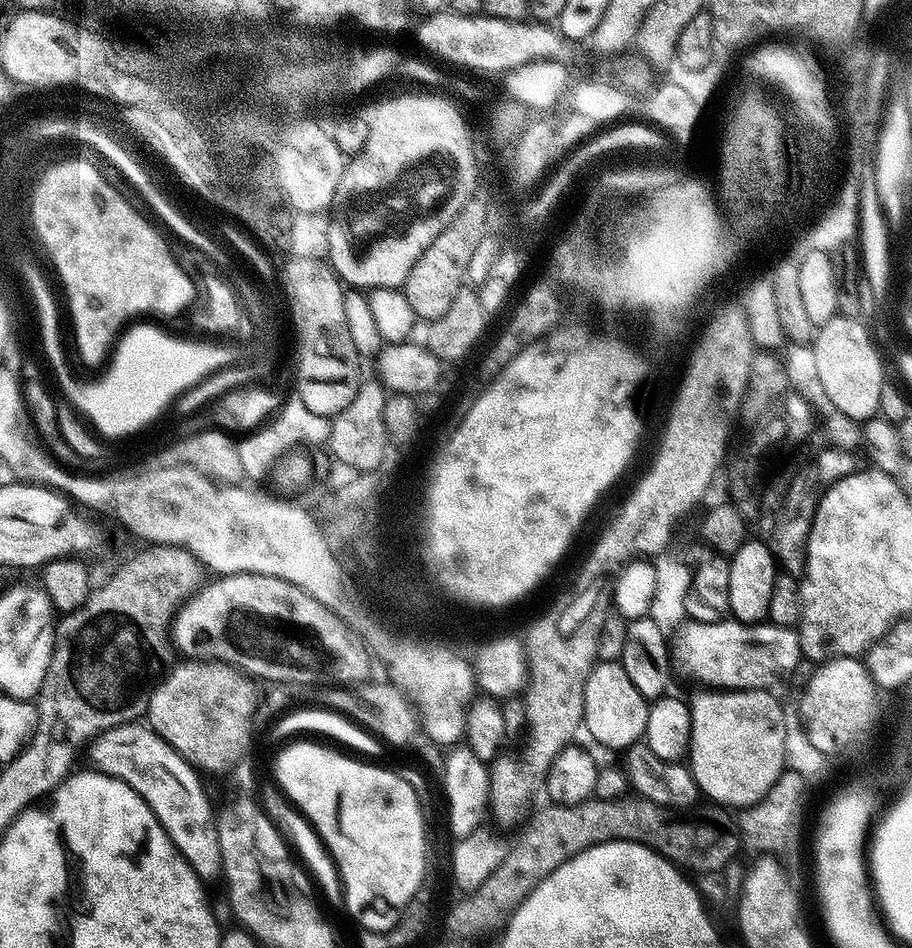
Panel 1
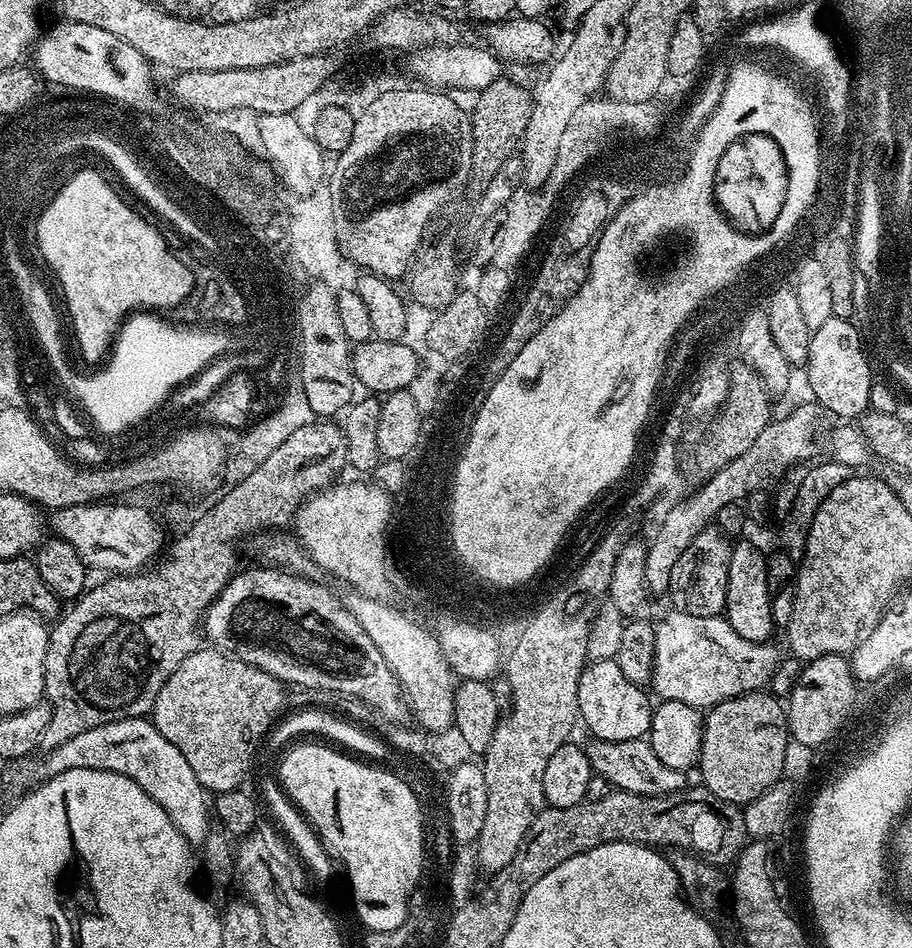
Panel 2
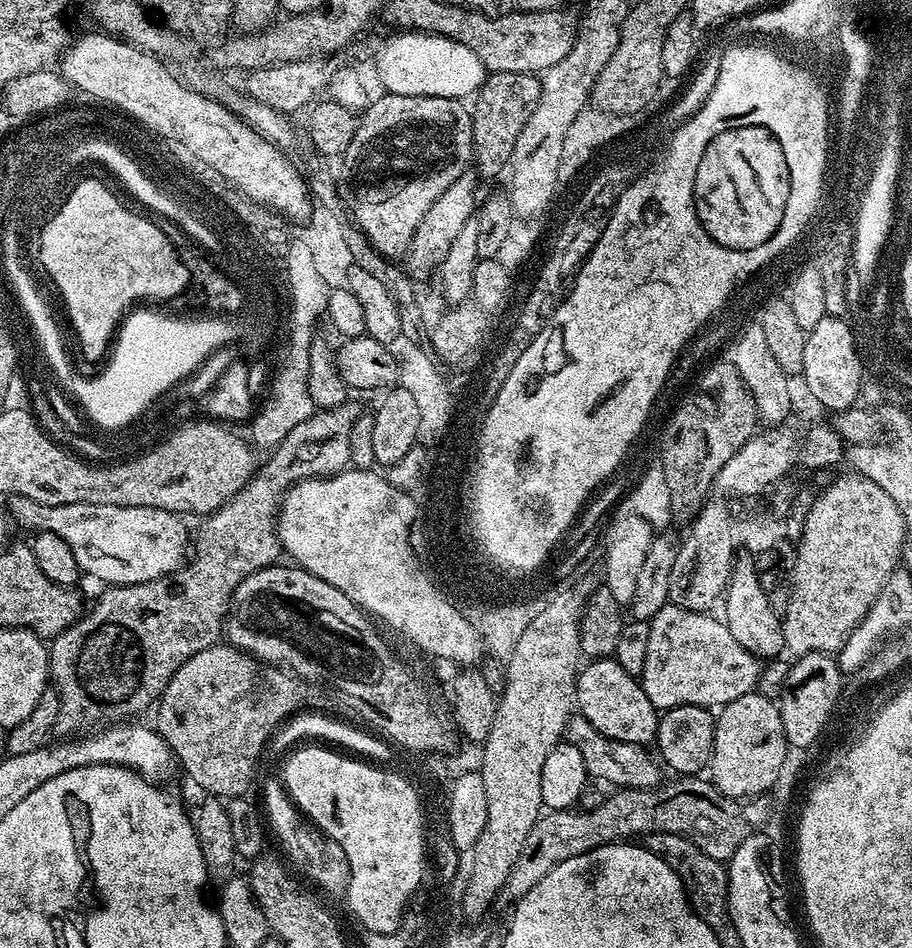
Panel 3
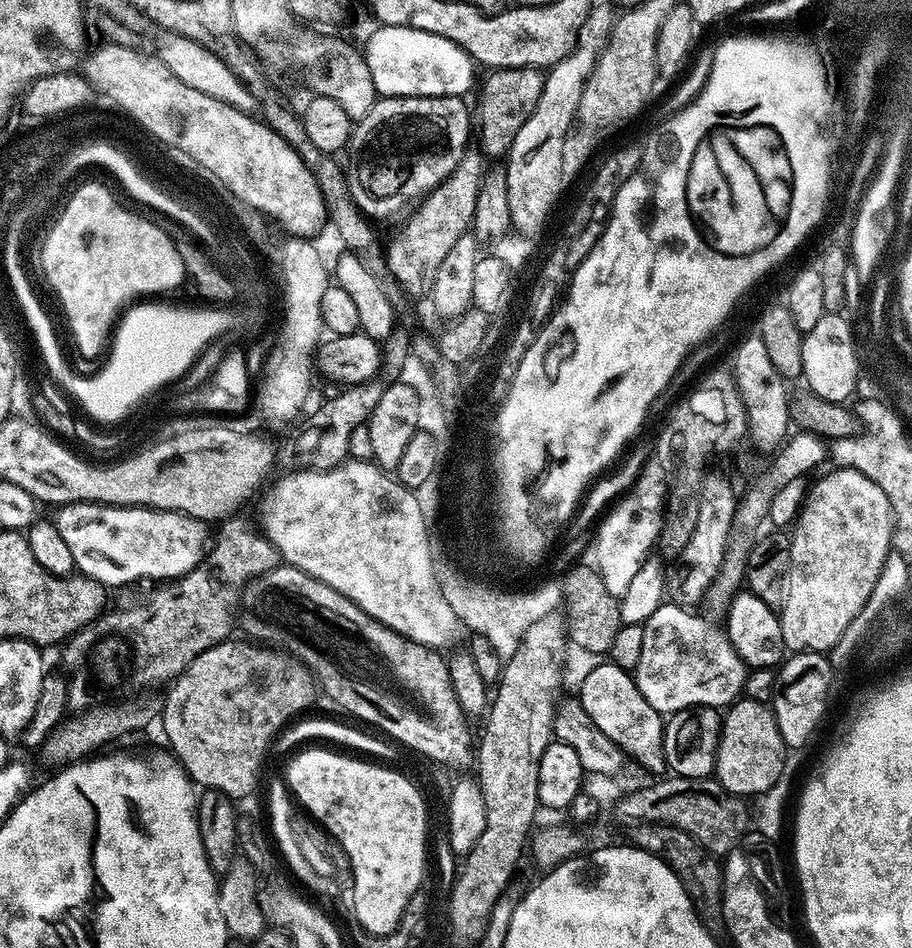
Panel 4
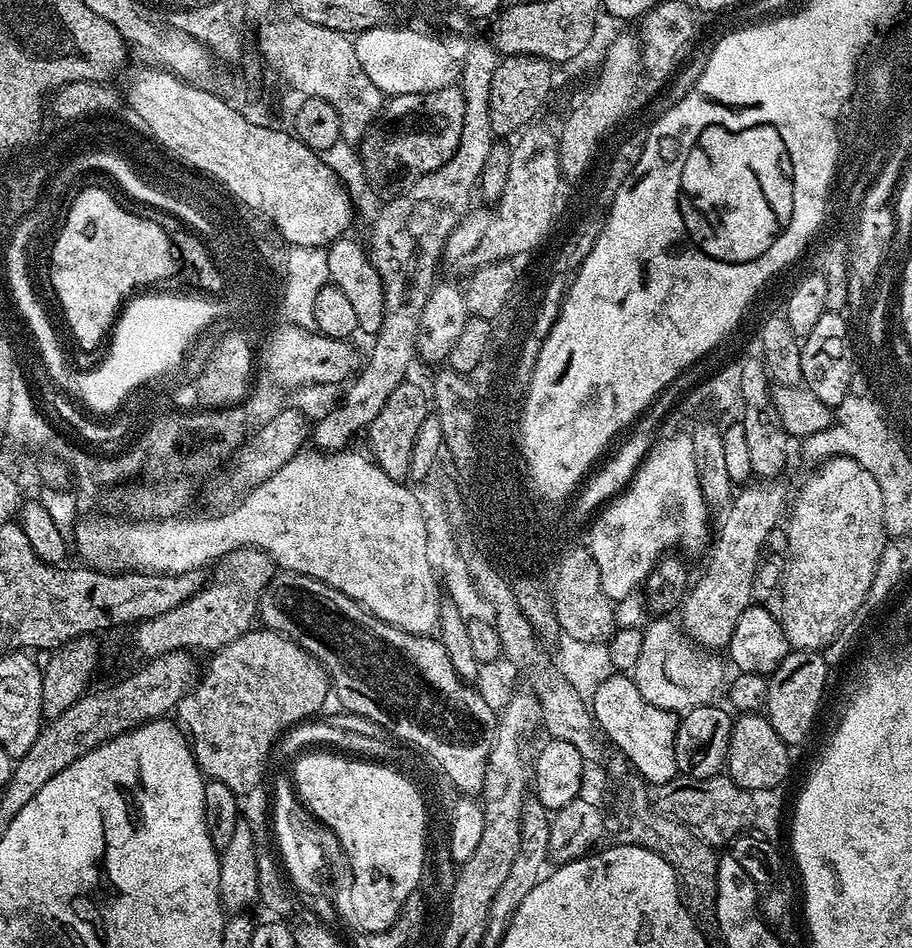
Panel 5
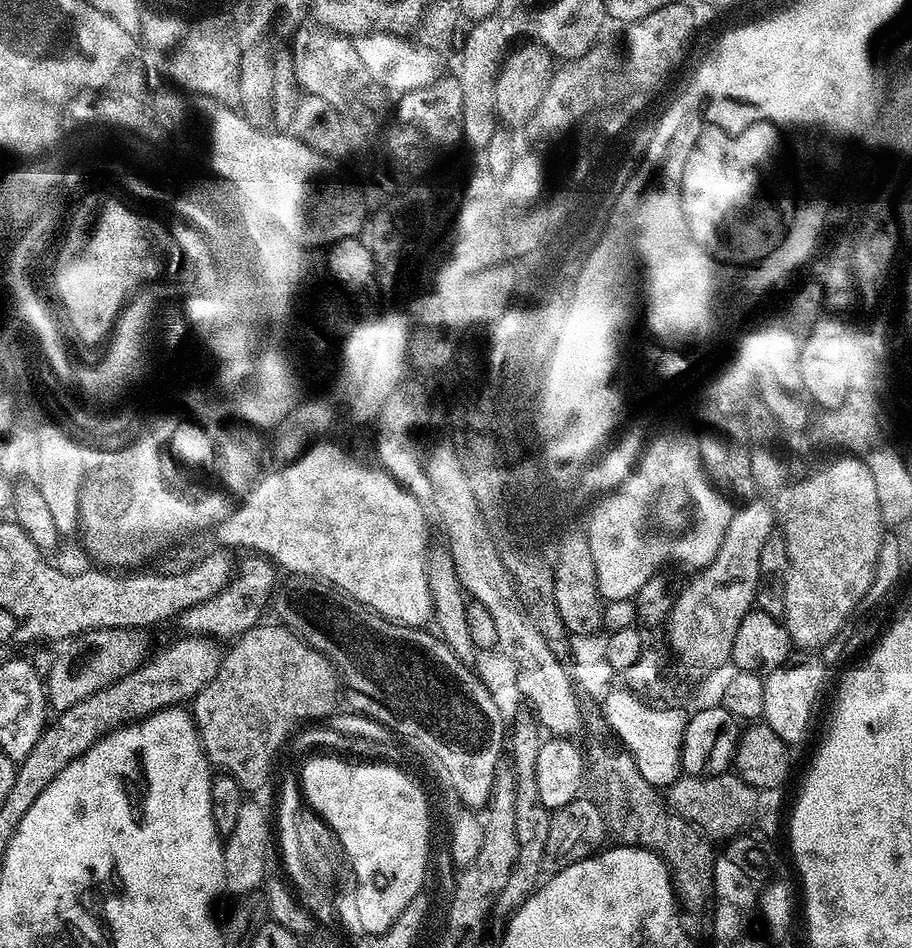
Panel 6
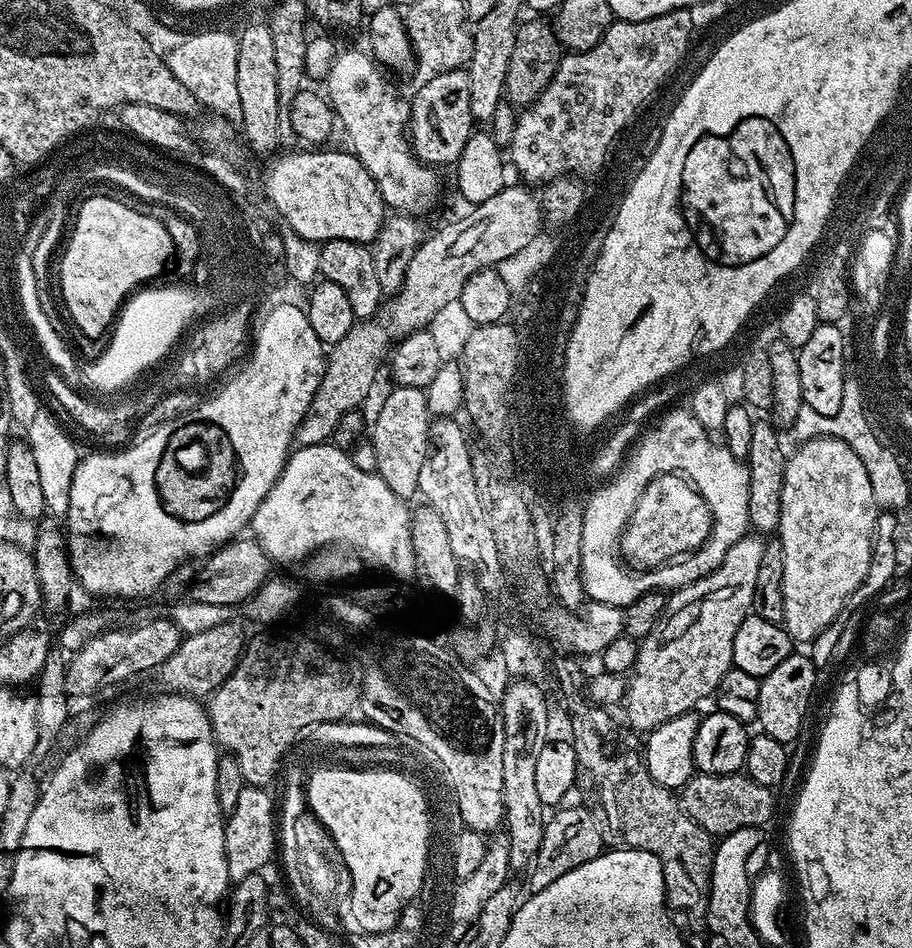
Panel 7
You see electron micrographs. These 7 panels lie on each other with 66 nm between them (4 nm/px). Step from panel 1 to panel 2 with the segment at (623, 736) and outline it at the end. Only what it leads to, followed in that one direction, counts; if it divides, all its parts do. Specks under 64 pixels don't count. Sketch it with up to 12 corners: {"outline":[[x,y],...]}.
{"outline":[[615,660],[589,663],[579,719],[598,740],[647,737],[653,705]]}

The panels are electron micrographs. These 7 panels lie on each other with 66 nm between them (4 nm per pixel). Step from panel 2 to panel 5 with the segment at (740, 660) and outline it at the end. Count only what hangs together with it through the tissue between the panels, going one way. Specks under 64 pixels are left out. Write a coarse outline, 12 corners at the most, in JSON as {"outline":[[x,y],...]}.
{"outline":[[679,623],[643,625],[634,683],[646,702],[683,714],[709,703],[725,661]]}

